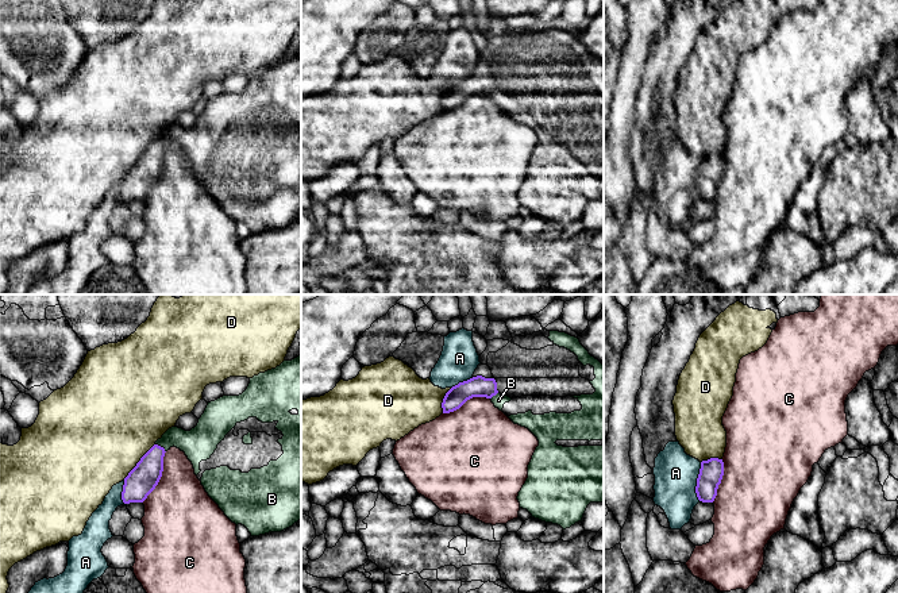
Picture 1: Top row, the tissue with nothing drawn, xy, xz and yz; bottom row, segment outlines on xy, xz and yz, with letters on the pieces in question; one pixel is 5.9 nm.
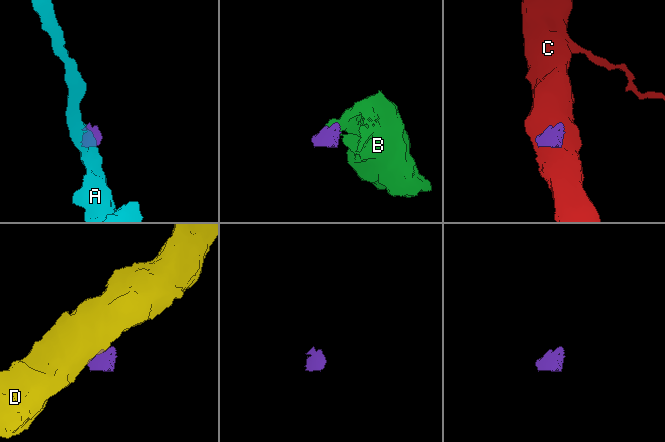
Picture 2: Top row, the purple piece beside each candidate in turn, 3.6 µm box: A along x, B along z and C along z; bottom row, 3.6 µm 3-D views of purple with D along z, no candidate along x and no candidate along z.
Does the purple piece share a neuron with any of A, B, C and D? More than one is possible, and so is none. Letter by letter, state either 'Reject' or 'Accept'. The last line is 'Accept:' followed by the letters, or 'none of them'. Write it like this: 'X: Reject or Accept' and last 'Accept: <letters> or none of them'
A: Reject
B: Accept
C: Reject
D: Reject
Accept: B

